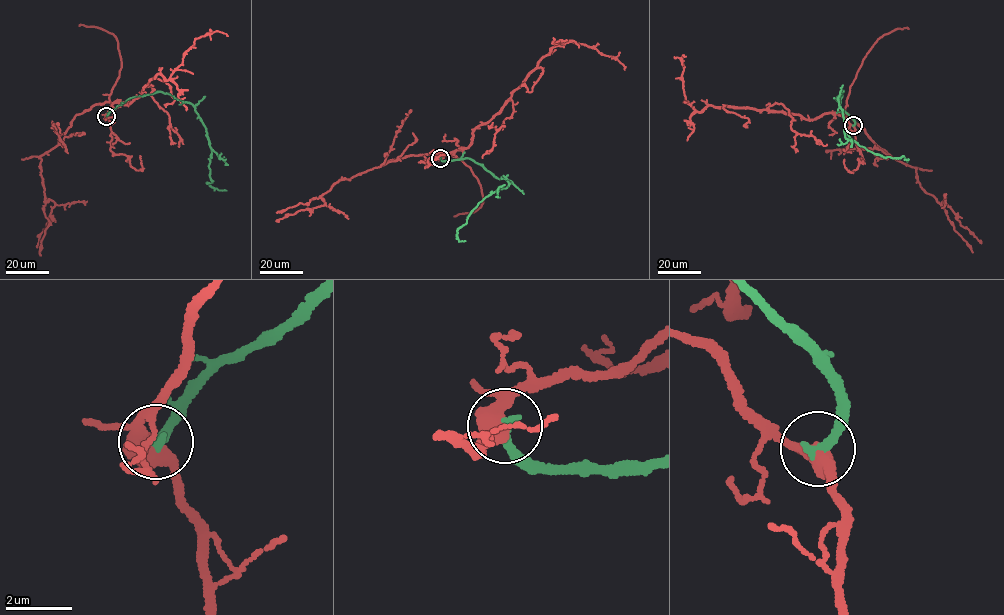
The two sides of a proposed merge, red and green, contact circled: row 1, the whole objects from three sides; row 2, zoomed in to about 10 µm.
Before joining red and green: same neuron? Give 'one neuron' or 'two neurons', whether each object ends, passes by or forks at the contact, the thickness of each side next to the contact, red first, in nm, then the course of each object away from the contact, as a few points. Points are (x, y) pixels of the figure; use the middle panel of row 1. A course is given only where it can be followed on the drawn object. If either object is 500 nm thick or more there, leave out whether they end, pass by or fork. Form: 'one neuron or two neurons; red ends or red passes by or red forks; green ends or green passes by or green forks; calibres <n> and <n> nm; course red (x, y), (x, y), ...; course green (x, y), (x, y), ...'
two neurons; red forks; green ends; calibres 400 and 320 nm; course red (440, 158), (468, 147), (476, 128), (499, 113), (552, 47), (569, 41), (585, 44), (614, 57), (625, 70); course green (440, 158), (468, 158), (497, 178), (511, 182), (479, 203), (459, 227), (459, 242), (465, 241)

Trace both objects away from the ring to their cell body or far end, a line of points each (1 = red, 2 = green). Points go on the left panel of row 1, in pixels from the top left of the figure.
1: (106, 116), (111, 104), (128, 104), (141, 96), (157, 74), (170, 79), (197, 38), (215, 31), (228, 36)
2: (106, 116), (136, 96), (158, 92), (189, 102), (206, 128), (212, 152), (213, 181), (207, 182), (226, 190)

